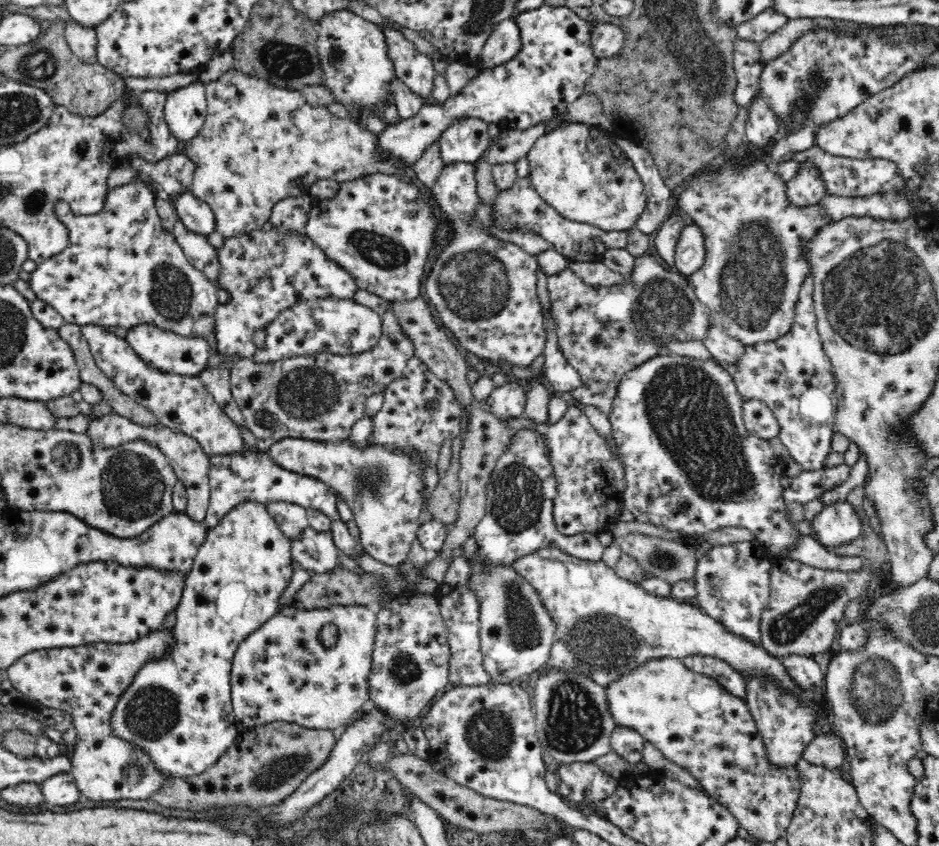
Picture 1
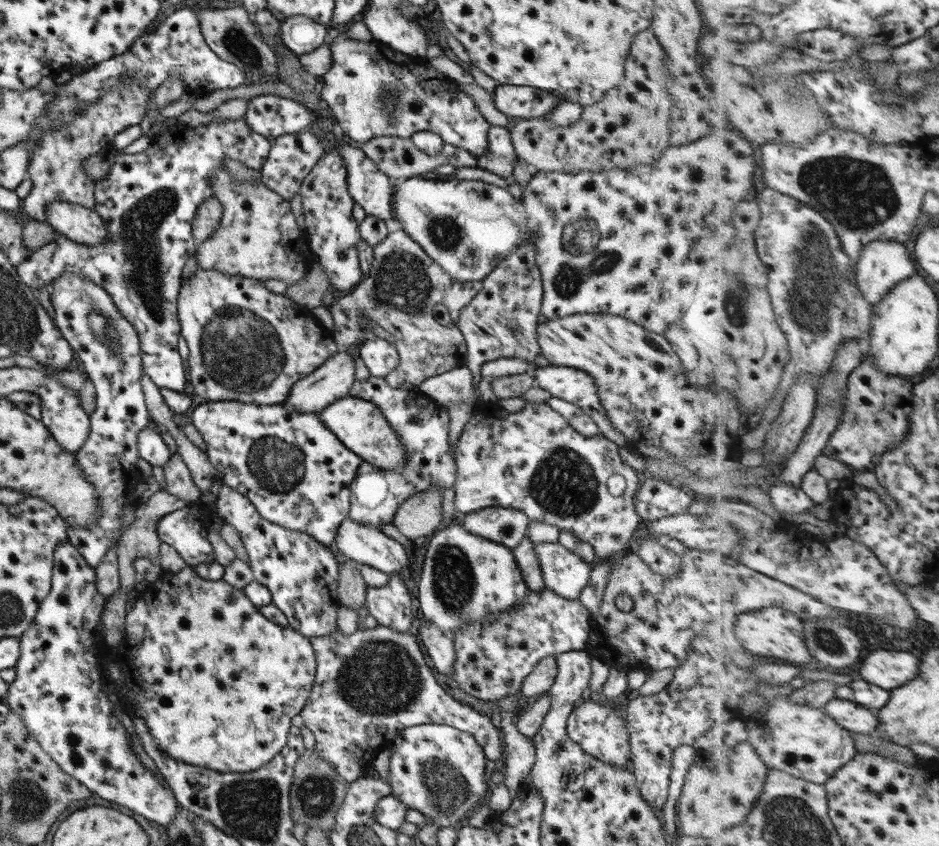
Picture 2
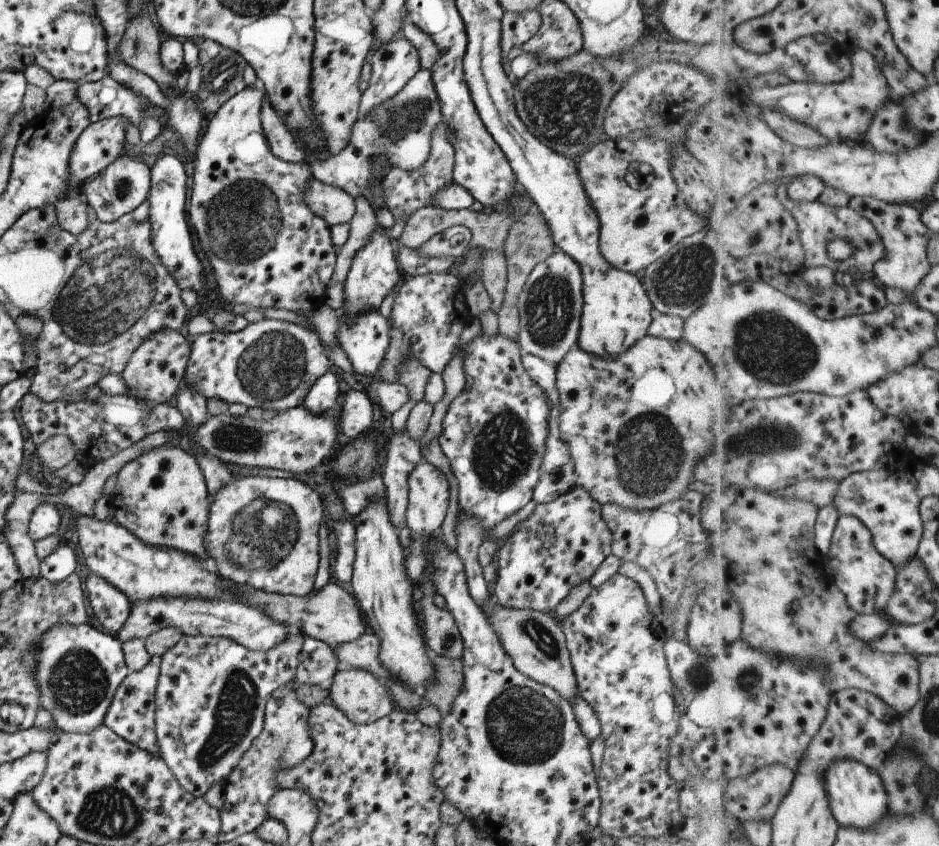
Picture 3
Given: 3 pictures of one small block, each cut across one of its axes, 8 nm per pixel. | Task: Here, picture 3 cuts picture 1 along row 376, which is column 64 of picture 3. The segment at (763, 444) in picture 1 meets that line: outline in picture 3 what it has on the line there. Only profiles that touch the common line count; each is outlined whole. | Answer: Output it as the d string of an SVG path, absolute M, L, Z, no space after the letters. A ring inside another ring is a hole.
M87 623L53 625L38 640L34 654L36 655L34 681L39 693L39 708L51 715L52 728L57 733L87 734L103 724L103 717L106 716L116 688L128 673L121 644L115 636L103 634Z

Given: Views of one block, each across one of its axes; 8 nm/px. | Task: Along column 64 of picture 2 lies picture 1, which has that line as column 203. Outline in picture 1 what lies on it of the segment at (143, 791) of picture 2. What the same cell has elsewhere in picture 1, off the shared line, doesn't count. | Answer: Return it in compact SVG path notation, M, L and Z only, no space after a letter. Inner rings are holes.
M246 502L246 504L232 509L232 512L216 526L216 530L212 530L206 535L198 553L195 555L192 569L185 576L185 587L182 598L180 604L176 607L176 624L174 625L173 636L175 643L173 644L171 653L161 659L147 662L138 671L129 689L126 689L126 692L122 693L122 696L119 698L111 720L113 733L118 738L123 738L146 751L153 760L154 765L158 767L158 771L172 777L188 778L198 776L208 770L208 768L214 766L218 762L218 759L227 752L230 745L236 740L241 727L237 723L233 704L231 703L231 670L233 658L240 643L245 638L250 637L250 634L254 634L256 630L260 630L282 608L280 602L282 593L286 590L296 569L291 552L291 540L280 531L278 524L272 519L267 508L256 502Z

